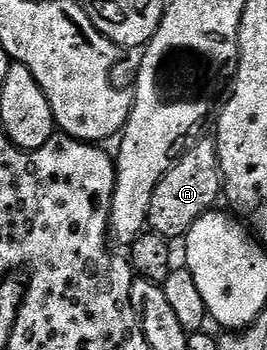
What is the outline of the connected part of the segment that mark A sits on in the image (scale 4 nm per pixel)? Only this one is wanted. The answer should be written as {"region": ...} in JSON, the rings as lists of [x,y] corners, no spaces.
{"region":[[[196,140],[171,166],[161,183],[157,183],[157,191],[153,191],[153,203],[149,203],[147,216],[150,232],[160,233],[168,239],[186,238],[193,223],[197,223],[201,215],[216,208],[215,200],[221,197],[223,192],[223,172],[219,166],[216,142]]]}

